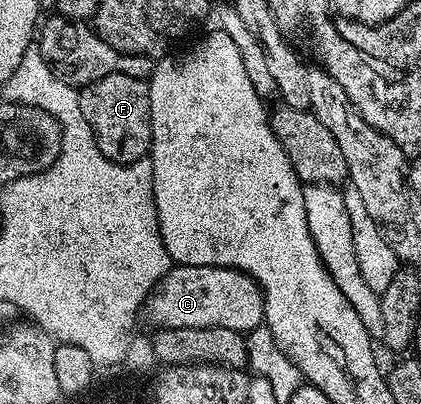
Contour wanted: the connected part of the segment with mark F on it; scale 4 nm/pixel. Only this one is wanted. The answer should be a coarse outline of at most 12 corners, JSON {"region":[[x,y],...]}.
{"region":[[112,73],[80,86],[79,111],[107,159],[153,148],[146,78]]}

